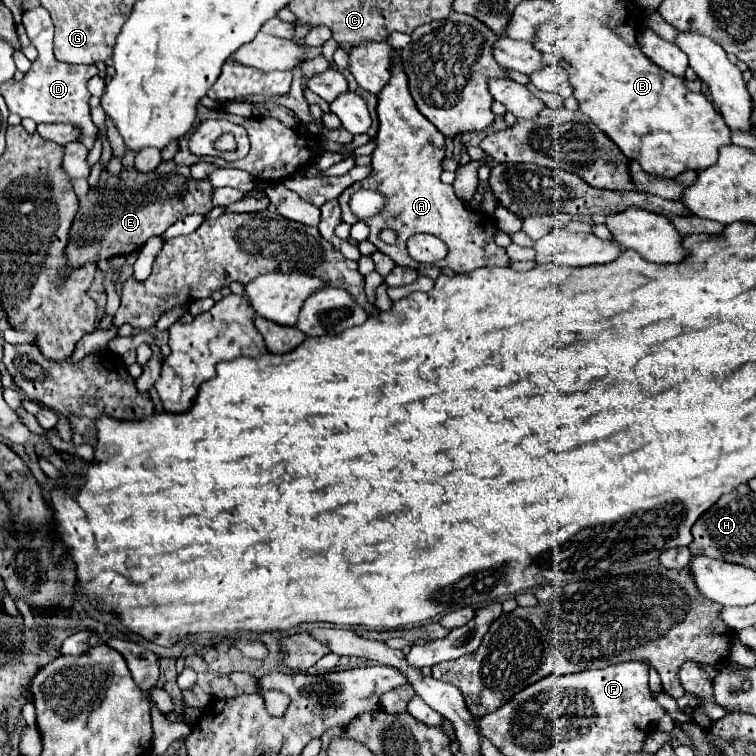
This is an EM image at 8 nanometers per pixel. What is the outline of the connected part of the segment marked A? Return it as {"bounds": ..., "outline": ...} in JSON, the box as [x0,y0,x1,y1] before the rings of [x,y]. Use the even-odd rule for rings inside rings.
{"bounds":[338,65,510,273],"outline":[[[398,65],[398,71],[394,71],[394,79],[390,79],[390,83],[382,89],[382,99],[378,99],[378,119],[380,129],[376,135],[378,147],[372,153],[372,173],[362,183],[348,187],[338,197],[338,203],[342,207],[342,219],[350,225],[360,221],[350,211],[348,199],[360,187],[368,187],[382,193],[390,207],[382,209],[376,217],[368,217],[364,221],[370,227],[368,239],[396,265],[416,269],[416,261],[406,251],[408,237],[420,231],[438,231],[438,237],[448,247],[448,255],[442,261],[438,261],[438,267],[450,267],[456,273],[468,273],[484,265],[508,267],[510,257],[506,255],[506,249],[494,243],[494,235],[498,231],[496,221],[492,221],[490,215],[486,217],[480,211],[470,211],[462,207],[462,201],[454,195],[454,187],[440,181],[440,161],[444,159],[444,135],[434,131],[434,127],[430,127],[430,123],[426,123],[426,119],[418,115],[418,109],[410,99],[402,65]],[[382,229],[394,229],[398,233],[394,245],[388,245],[380,239]]]}

